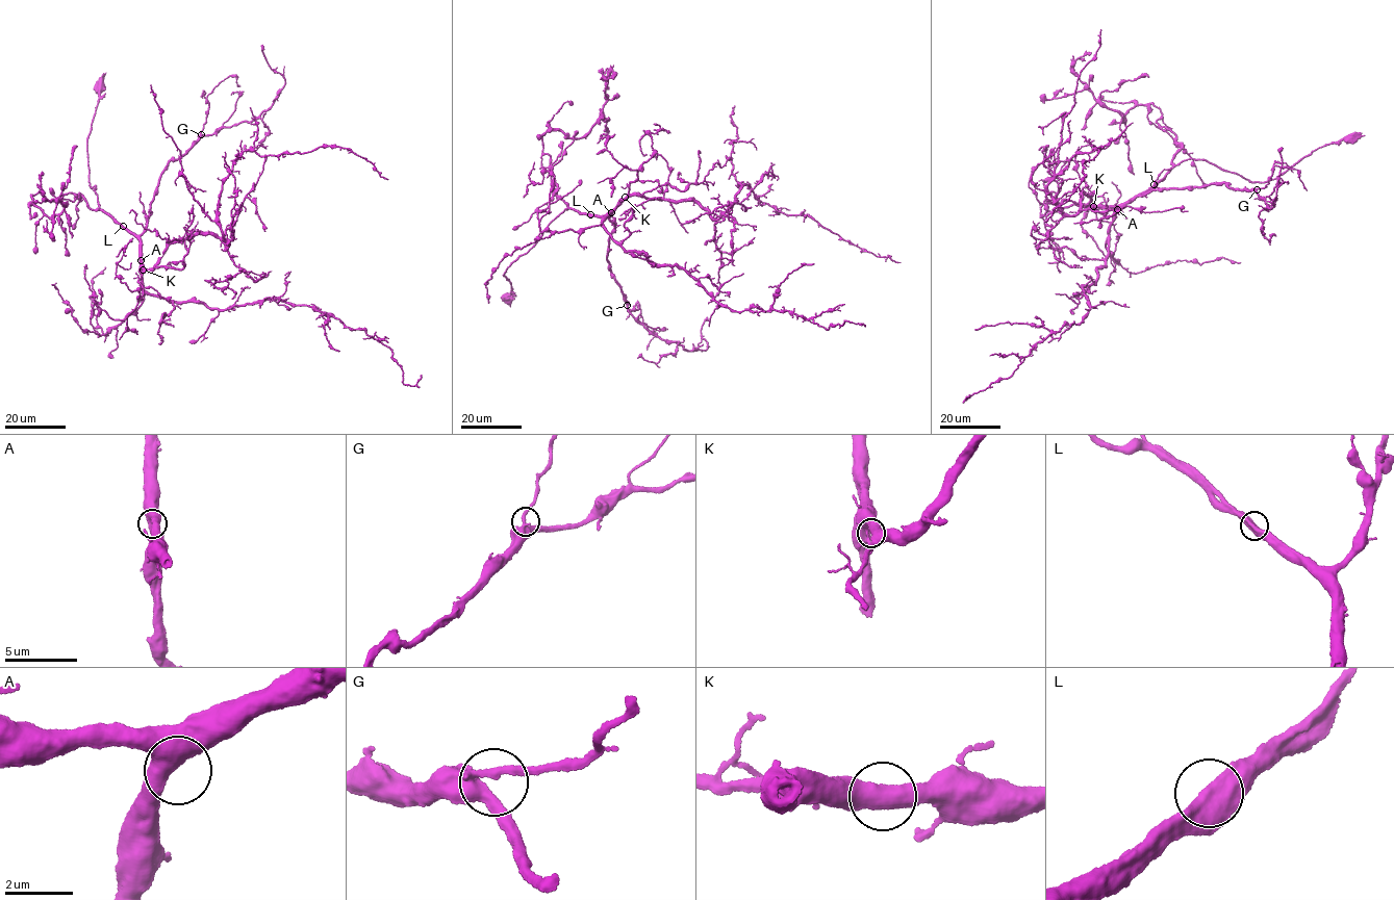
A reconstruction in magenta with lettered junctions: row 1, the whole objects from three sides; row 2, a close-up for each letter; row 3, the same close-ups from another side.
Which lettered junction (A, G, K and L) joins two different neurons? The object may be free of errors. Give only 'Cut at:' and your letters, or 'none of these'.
Cut at: none of these

